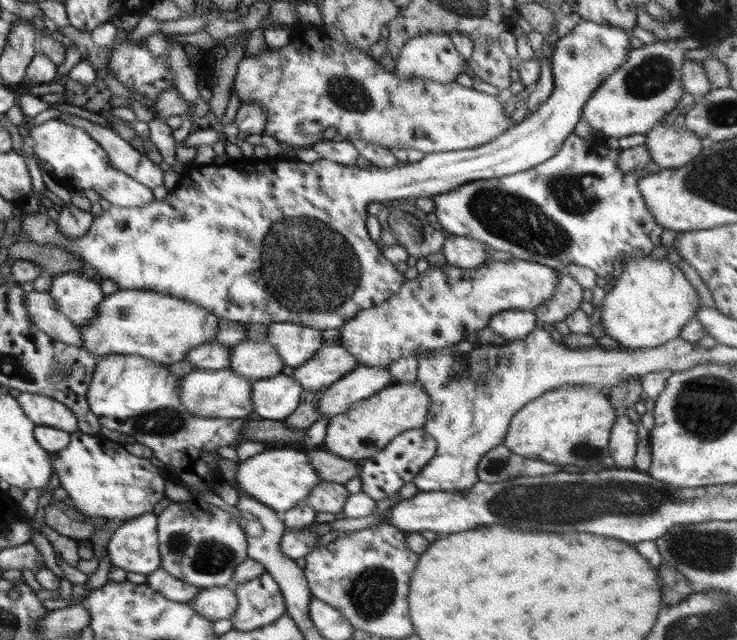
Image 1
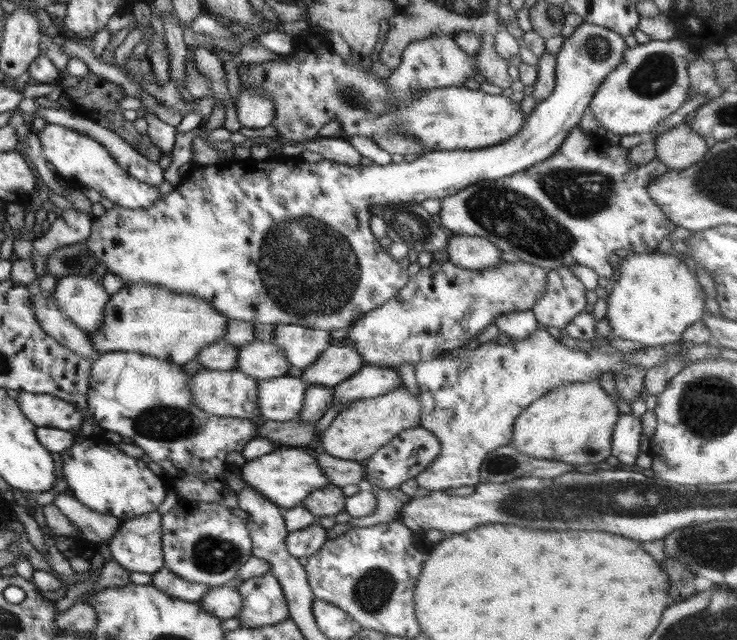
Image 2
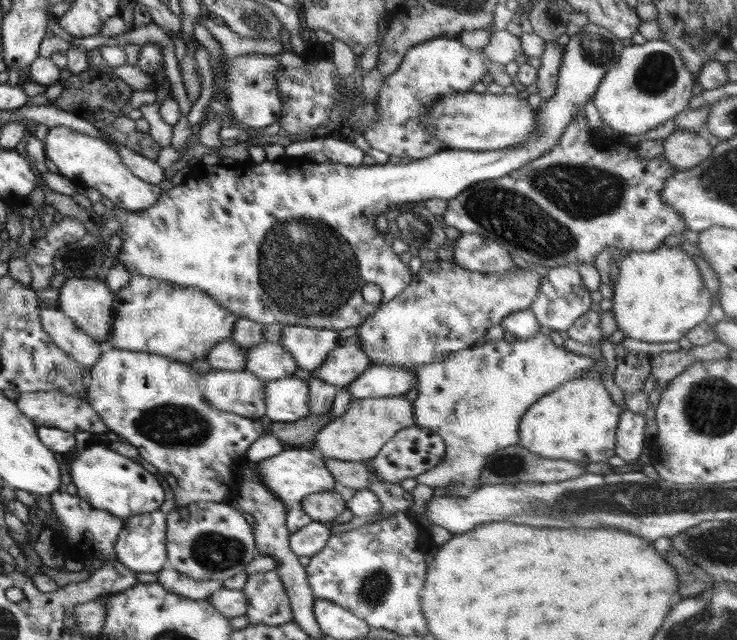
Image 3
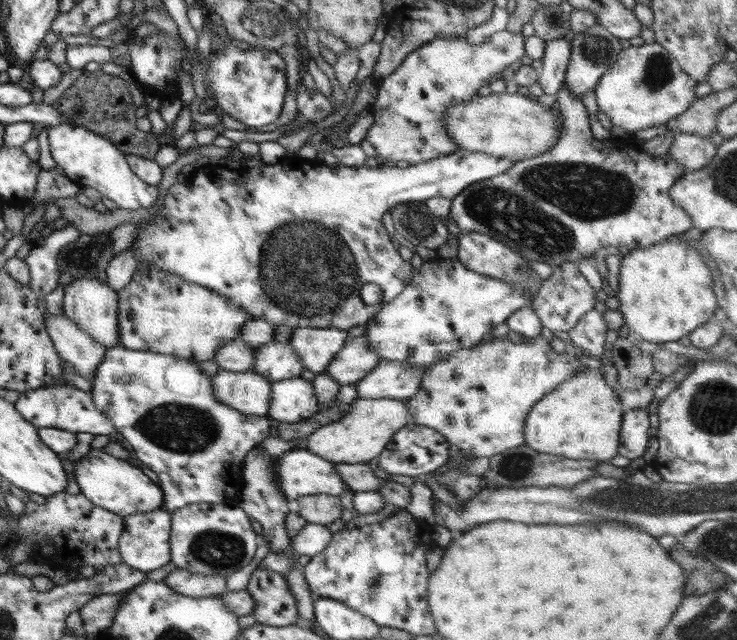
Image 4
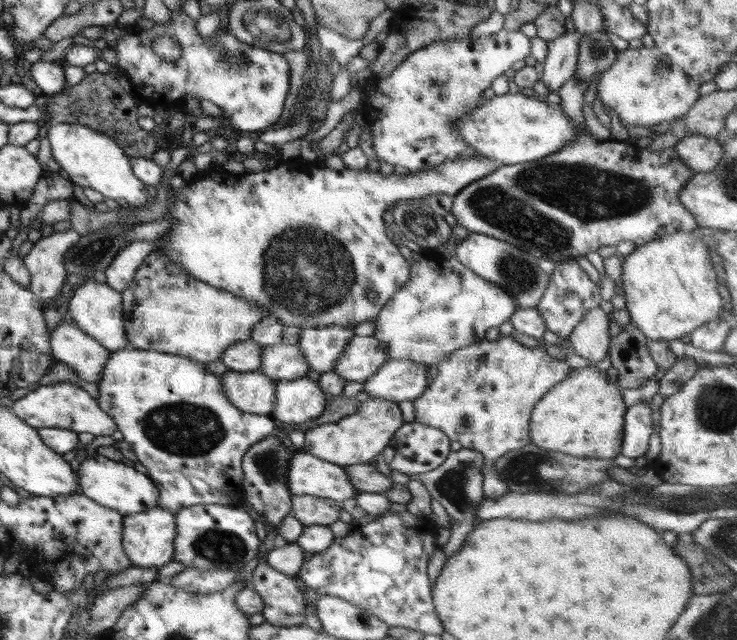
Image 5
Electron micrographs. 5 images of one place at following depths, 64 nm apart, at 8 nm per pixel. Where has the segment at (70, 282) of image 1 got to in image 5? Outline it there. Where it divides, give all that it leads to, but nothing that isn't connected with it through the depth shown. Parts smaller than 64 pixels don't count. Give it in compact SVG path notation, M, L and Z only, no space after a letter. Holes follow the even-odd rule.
M90 277L77 288L72 288L72 291L67 314L72 316L75 324L109 351L129 348L126 346L128 339L126 339L126 327L124 327L124 317L122 317L122 293L110 288L106 283L99 283L94 277Z

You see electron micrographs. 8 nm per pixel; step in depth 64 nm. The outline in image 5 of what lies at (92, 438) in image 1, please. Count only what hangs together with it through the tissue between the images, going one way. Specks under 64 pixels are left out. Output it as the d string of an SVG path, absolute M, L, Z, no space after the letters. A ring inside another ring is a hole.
M97 453L92 458L80 462L84 462L84 466L78 470L80 492L98 504L117 510L123 515L146 512L158 506L158 488L137 466L128 466L122 460L115 461Z

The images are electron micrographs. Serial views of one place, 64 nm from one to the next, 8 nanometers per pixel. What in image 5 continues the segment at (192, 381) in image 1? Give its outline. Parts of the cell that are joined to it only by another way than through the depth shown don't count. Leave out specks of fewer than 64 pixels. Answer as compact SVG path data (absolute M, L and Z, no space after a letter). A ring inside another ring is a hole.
M228 370L220 376L220 381L228 401L242 411L270 416L276 406L277 381L260 370L252 372Z

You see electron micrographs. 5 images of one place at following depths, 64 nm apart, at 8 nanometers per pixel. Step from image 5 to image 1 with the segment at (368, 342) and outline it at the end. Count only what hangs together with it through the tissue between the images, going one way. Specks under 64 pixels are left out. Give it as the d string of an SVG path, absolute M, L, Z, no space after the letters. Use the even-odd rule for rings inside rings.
M340 345L322 346L308 362L294 367L292 377L306 391L320 389L334 384L358 365L356 357L348 349Z

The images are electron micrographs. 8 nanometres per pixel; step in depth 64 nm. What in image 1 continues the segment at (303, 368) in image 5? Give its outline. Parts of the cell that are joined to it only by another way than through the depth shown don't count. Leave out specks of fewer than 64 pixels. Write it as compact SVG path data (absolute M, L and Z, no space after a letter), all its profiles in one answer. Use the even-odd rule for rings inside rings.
M247 339L230 347L230 370L251 380L260 380L282 373L285 364L268 341Z

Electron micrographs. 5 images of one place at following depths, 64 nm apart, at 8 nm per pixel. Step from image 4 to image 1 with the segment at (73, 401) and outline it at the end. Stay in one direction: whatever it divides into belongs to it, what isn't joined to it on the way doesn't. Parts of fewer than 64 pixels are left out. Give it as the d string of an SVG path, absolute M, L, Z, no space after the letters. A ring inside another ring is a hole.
M21 392L16 400L35 425L54 427L69 433L79 430L79 420L74 412L54 398Z

